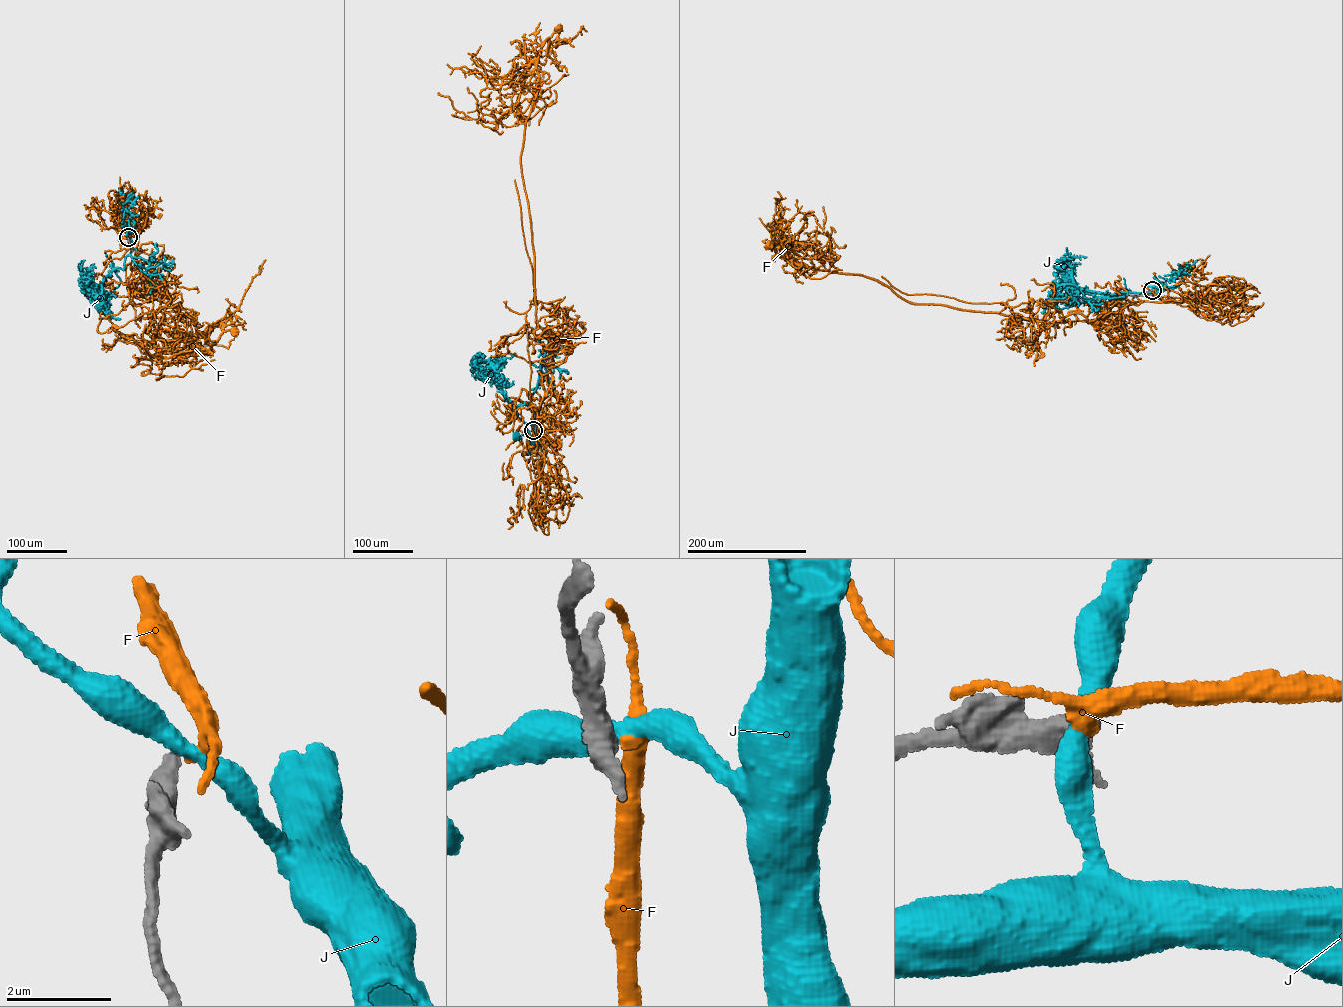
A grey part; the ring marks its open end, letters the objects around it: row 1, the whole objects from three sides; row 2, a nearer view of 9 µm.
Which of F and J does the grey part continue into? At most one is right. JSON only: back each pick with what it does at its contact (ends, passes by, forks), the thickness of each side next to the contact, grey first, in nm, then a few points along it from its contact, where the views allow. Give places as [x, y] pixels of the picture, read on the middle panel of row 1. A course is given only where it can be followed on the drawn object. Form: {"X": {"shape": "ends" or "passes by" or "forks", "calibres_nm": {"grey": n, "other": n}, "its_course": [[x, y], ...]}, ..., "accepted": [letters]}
{"F": {"shape": "passes by", "calibres_nm": {"grey": 360, "other": 240}, "its_course": [[533, 430], [548, 464], [538, 413], [554, 353], [536, 320], [520, 157], [536, 60], [558, 28]]}, "accepted": ["F"]}

